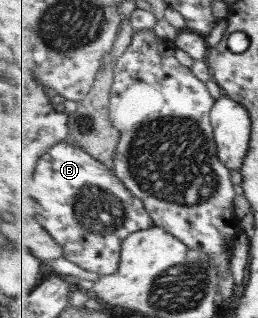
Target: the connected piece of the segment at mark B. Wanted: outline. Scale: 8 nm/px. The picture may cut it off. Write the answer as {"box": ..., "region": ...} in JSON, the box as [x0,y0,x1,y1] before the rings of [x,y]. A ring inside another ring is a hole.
{"box":[31,141,155,276],"region":[[[67,141],[55,145],[39,160],[31,183],[41,206],[34,216],[63,247],[63,258],[99,276],[119,270],[123,241],[129,235],[155,227],[143,200],[125,188],[109,166]]]}

